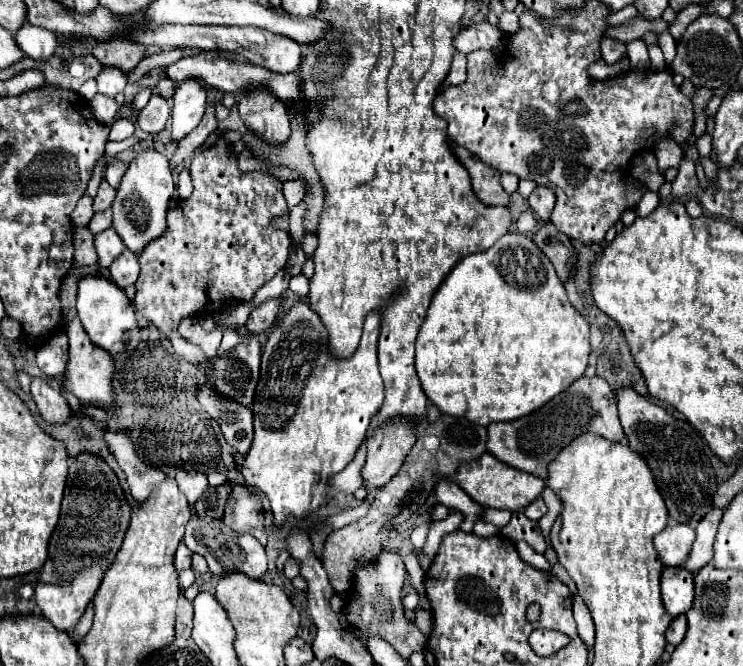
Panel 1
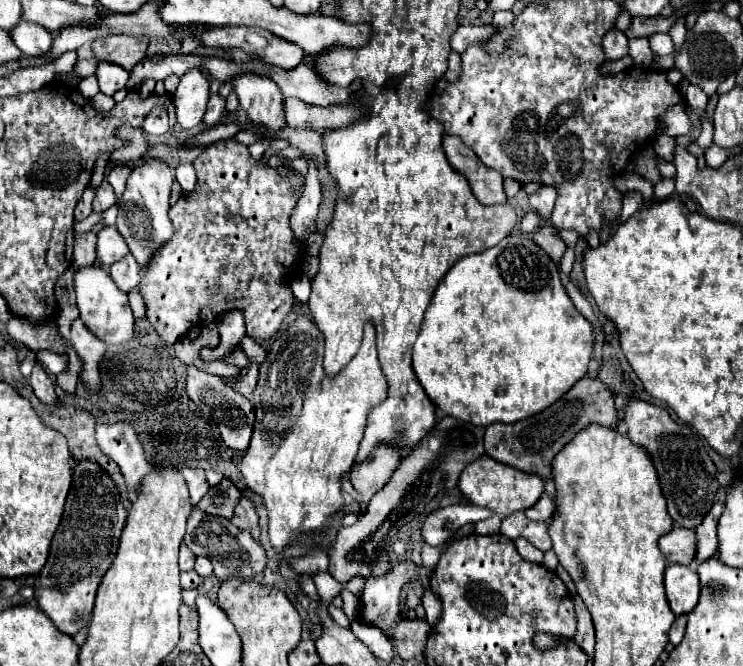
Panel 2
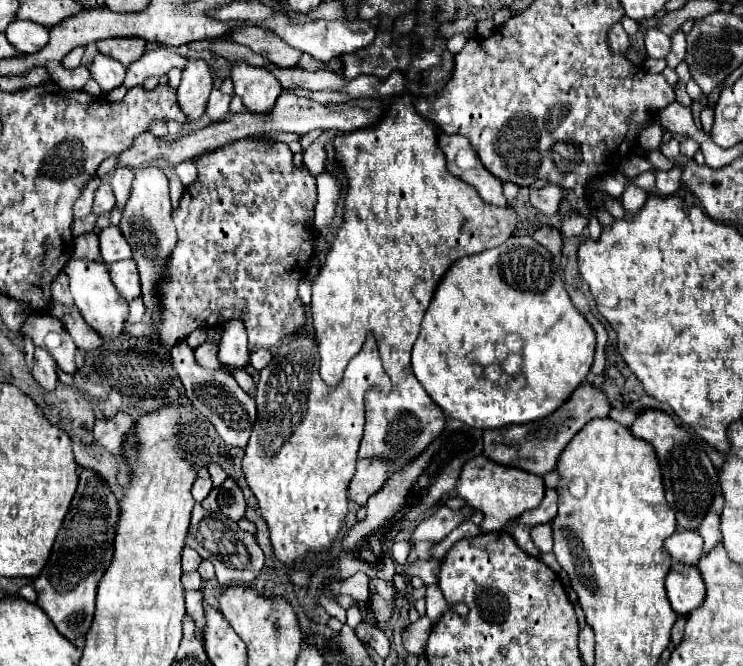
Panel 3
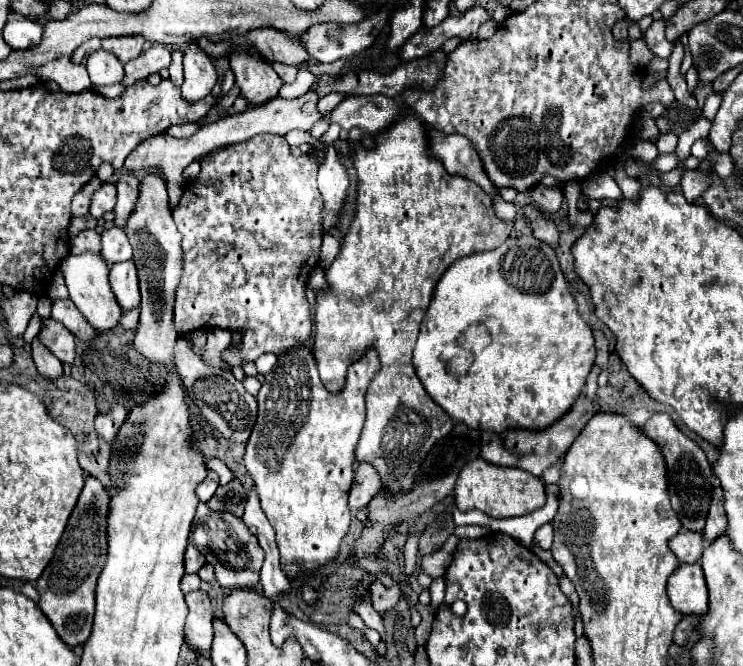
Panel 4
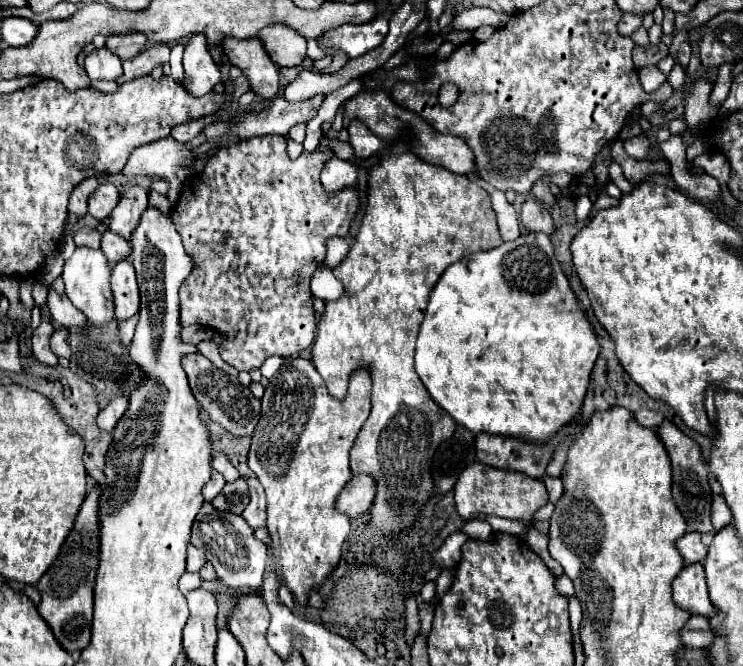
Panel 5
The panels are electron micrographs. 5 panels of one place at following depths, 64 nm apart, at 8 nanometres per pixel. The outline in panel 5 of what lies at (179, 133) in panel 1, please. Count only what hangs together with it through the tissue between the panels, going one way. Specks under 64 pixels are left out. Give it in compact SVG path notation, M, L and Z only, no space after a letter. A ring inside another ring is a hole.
M194 34L184 50L184 88L192 96L204 96L222 80L218 66L214 64L204 34Z

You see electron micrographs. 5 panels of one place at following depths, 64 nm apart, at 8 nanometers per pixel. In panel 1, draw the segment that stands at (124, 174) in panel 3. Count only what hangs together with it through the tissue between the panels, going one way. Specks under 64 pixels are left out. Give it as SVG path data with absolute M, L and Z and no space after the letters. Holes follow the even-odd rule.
M108 158L108 162L106 162L106 172L104 172L104 178L108 180L108 184L112 186L112 188L118 188L120 186L120 180L122 180L122 176L124 176L124 172L128 170L128 166L122 162L122 160L118 160L118 158Z

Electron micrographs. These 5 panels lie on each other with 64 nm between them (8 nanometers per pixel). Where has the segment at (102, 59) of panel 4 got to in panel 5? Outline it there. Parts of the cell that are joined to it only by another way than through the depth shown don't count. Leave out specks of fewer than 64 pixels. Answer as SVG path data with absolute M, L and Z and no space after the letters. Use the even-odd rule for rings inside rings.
M106 46L100 50L92 50L84 62L84 68L92 80L116 80L122 72L122 62Z

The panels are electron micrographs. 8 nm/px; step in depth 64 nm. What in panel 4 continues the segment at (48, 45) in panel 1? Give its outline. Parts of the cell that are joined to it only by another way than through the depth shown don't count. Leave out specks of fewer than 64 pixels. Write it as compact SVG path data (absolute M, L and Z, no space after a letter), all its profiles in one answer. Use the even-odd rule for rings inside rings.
M12 18L6 22L2 36L12 50L34 48L36 44L40 44L42 24L36 24L36 20L30 18Z

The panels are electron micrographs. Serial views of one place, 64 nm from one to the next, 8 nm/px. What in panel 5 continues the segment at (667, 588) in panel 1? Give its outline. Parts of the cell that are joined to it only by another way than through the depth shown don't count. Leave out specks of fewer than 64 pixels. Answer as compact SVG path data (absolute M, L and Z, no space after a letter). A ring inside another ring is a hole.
M688 564L674 580L672 584L674 590L674 602L692 612L692 614L702 614L702 616L716 616L718 610L708 598L708 588L706 588L706 576L704 576L704 566L702 564Z

